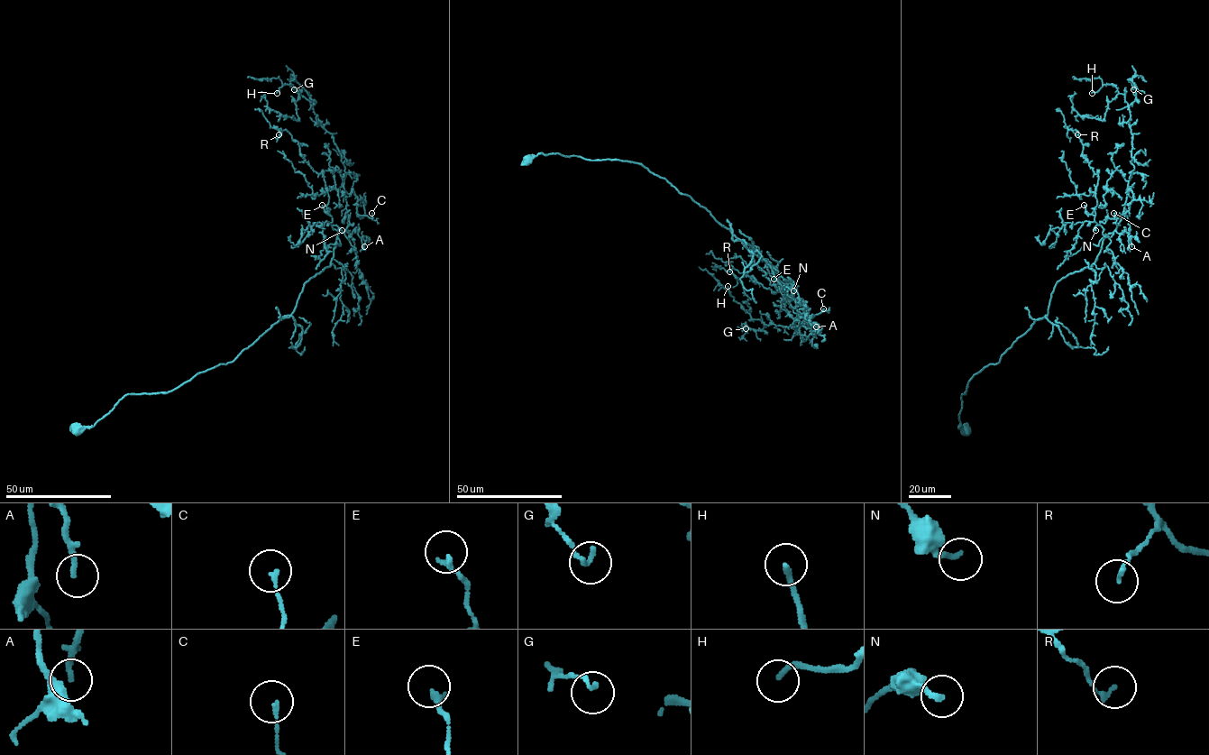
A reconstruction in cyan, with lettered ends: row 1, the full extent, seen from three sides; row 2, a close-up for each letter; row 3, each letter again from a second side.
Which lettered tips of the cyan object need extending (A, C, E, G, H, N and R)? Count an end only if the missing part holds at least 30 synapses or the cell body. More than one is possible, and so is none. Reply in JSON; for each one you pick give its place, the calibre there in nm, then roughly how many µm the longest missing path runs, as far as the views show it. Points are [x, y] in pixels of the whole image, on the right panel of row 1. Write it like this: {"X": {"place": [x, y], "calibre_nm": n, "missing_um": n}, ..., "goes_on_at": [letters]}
{"goes_on_at": []}

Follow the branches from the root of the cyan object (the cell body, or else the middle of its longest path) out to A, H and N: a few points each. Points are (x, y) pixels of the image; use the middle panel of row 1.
A: (529, 158), (559, 153), (641, 163), (688, 195), (753, 247), (770, 266), (790, 304), (816, 326)
H: (529, 158), (559, 153), (630, 161), (664, 178), (759, 253), (801, 313), (796, 328), (753, 319), (728, 286)
N: (529, 158), (559, 153), (641, 163), (688, 195), (753, 247), (790, 297), (785, 299), (785, 292), (793, 290)

